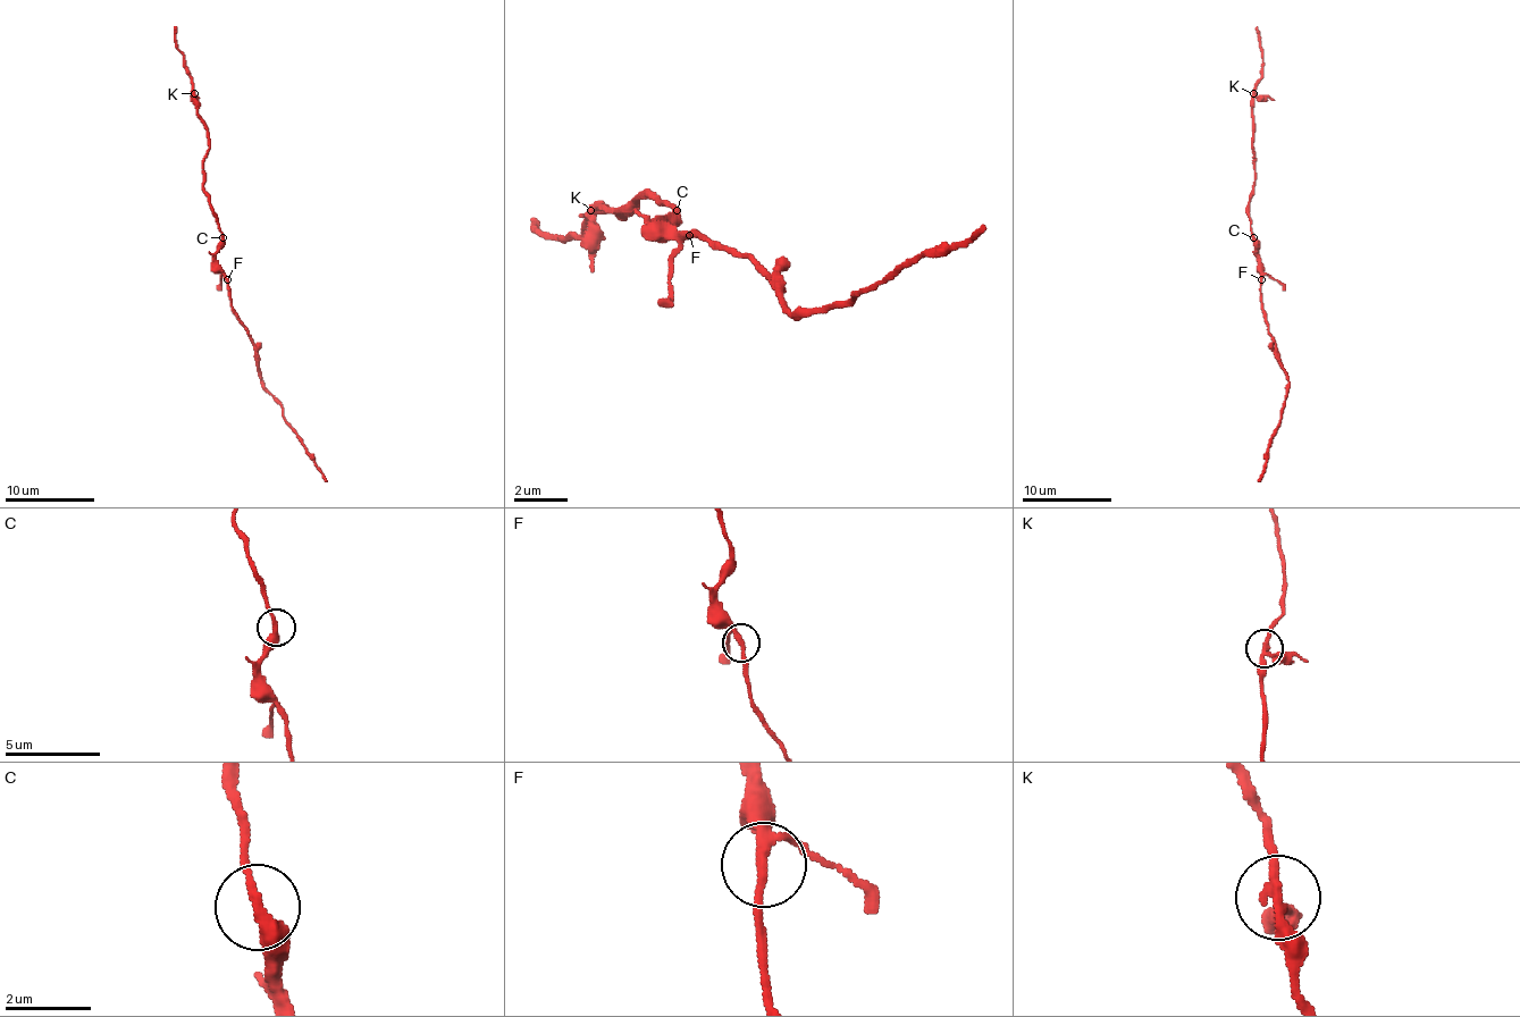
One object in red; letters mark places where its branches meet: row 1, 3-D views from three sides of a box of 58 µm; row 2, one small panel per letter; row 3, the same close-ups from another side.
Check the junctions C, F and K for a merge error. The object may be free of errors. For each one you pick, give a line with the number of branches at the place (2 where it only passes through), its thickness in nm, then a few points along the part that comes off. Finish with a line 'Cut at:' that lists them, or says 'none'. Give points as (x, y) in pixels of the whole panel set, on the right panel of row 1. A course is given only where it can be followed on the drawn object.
Cut at: none

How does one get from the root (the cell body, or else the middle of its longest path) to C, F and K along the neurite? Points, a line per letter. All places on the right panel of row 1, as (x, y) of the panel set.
C: (1258, 267), (1258, 242), (1253, 237)
F: (1258, 267), (1262, 280)
K: (1258, 267), (1258, 246), (1249, 215), (1249, 195), (1256, 186), (1253, 93)

